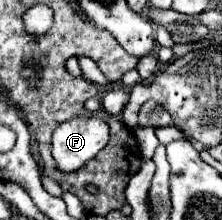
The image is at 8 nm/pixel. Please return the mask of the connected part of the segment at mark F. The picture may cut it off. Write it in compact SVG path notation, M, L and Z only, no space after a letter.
M96 116L62 122L52 136L52 156L56 168L72 174L92 160L108 144L108 124Z

